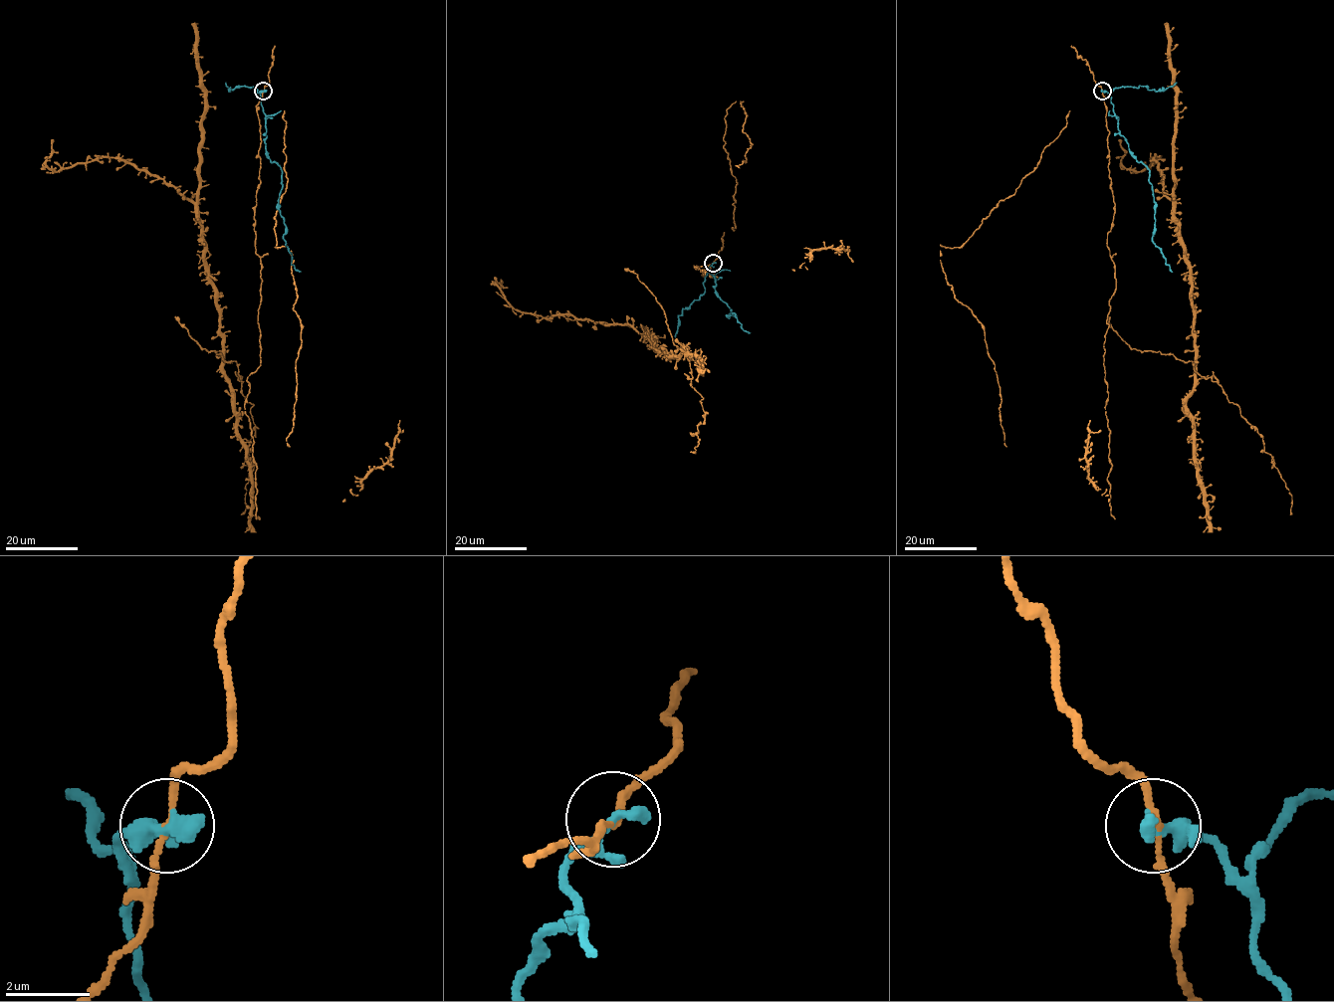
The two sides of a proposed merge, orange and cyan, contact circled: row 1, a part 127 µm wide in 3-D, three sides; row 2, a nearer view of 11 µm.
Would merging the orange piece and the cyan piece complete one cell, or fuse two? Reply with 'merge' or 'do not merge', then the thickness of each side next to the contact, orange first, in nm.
do not merge; 140 nm thick on the orange side, 320 nm on the other

